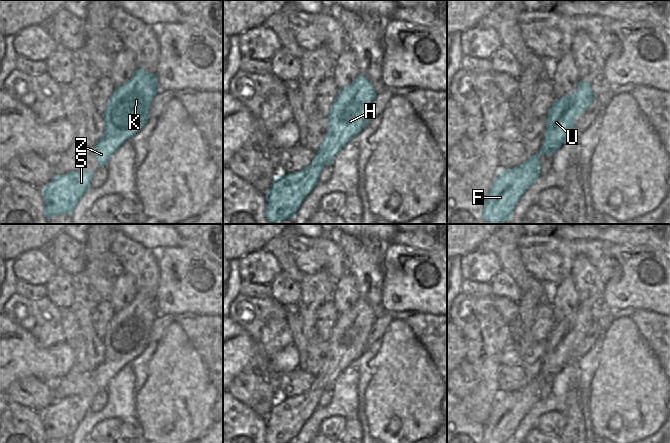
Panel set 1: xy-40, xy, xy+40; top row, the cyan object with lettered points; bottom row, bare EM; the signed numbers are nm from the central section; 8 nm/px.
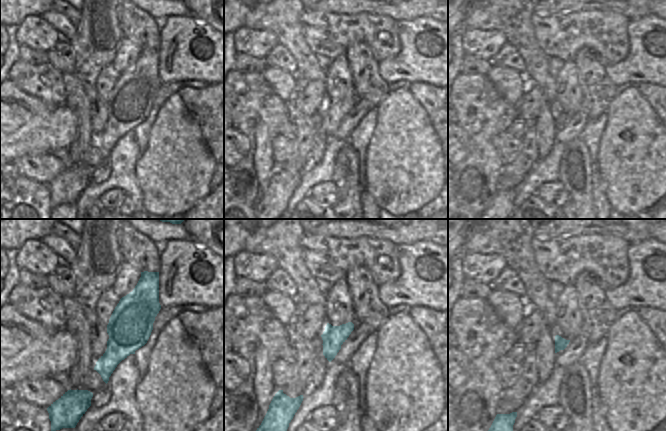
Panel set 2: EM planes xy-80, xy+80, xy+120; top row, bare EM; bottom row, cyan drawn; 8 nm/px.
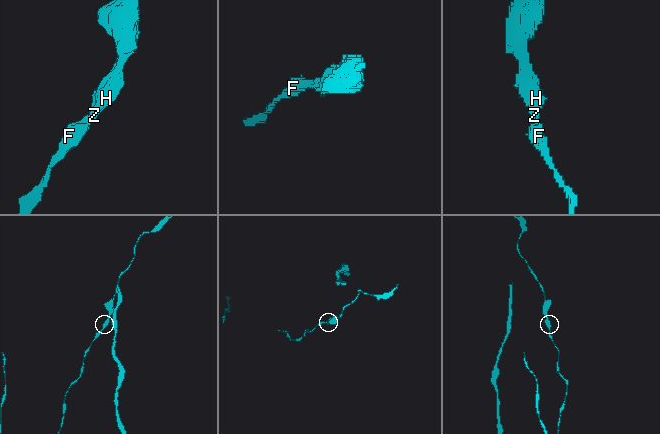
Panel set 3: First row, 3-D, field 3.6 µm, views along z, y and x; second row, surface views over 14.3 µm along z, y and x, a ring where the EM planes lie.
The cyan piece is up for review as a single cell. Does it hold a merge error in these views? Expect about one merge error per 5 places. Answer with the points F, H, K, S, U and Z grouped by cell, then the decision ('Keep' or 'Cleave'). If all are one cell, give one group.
Groups: F H K S U Z. Keep

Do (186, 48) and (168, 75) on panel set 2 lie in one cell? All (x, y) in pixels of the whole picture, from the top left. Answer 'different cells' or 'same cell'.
same cell

